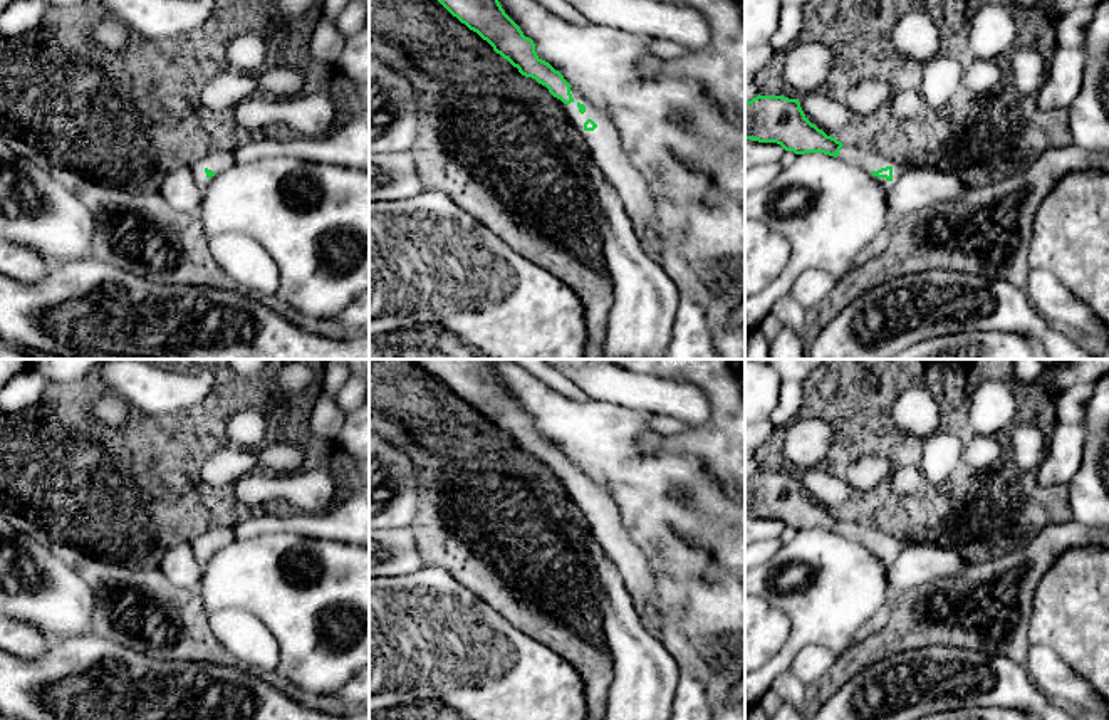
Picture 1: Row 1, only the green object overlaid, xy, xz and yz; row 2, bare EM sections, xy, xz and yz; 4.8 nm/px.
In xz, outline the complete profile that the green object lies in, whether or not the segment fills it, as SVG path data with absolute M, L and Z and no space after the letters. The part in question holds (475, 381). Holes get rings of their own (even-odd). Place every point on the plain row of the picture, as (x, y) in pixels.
M408 359L436 374L453 393L487 416L525 453L545 462L584 514L594 537L619 571L639 613L646 603L658 619L663 606L656 577L643 549L633 540L617 505L564 451L535 428L532 415L505 389L493 364L500 359Z

